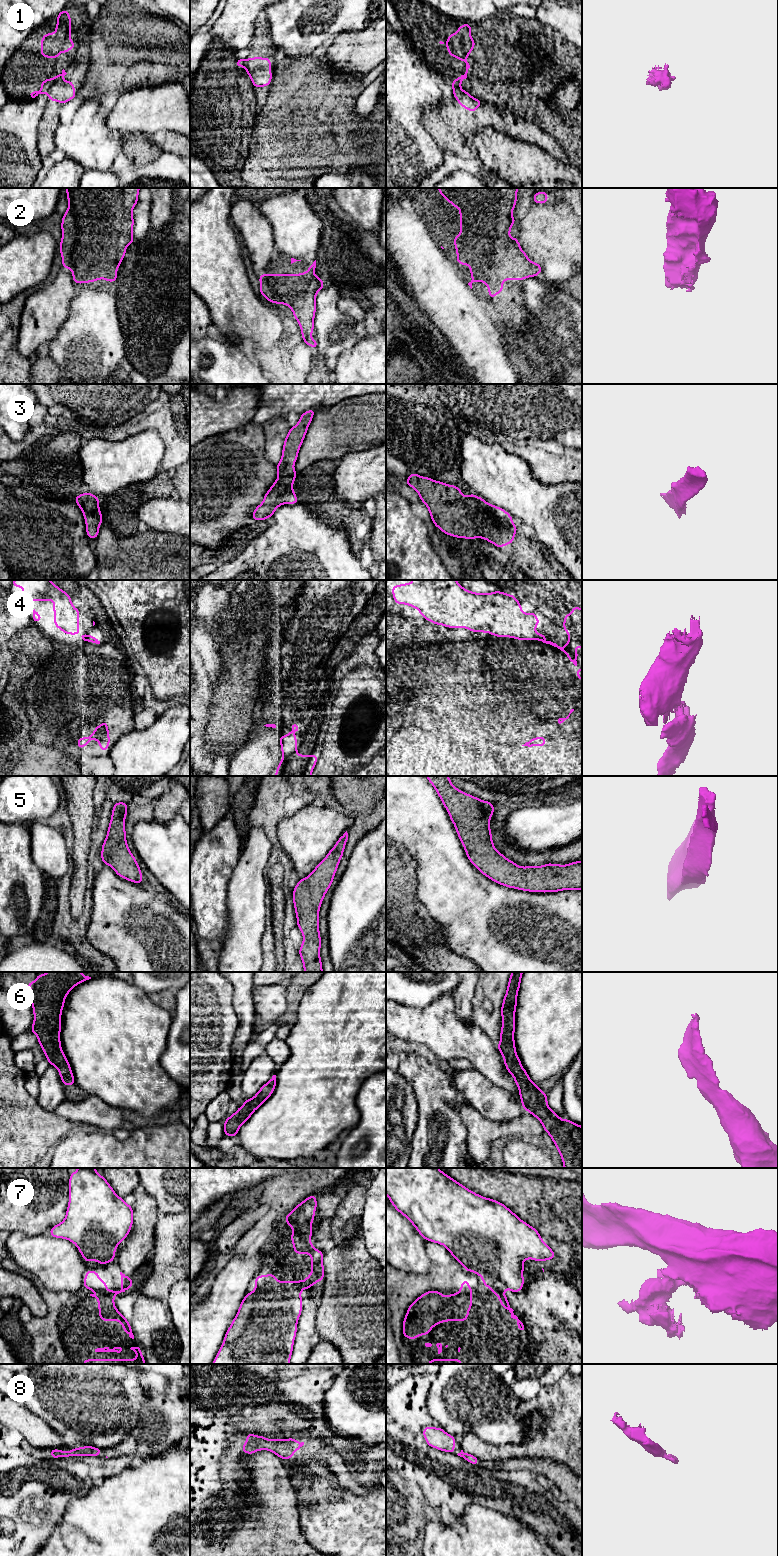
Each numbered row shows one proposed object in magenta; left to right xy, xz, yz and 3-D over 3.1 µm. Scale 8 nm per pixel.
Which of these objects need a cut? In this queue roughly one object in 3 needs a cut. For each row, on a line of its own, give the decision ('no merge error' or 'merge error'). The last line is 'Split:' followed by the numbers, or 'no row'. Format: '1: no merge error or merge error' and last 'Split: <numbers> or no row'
1: merge error
2: no merge error
3: no merge error
4: merge error
5: no merge error
6: no merge error
7: merge error
8: no merge error
Split: 1, 4, 7

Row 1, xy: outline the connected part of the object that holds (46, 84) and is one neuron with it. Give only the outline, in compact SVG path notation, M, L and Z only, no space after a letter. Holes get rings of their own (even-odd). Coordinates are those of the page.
M62 70L62 74L57 74L53 79L47 78L46 80L41 82L41 90L40 91L34 91L32 92L30 95L32 98L35 98L36 96L38 96L39 94L45 94L49 91L49 89L51 88L52 85L62 82L63 81L63 77L66 75L67 73L65 72L65 70Z

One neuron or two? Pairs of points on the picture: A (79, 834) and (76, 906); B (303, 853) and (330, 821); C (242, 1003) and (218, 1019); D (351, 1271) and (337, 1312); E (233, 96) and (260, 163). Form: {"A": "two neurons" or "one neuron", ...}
{"A": "one neuron", "B": "one neuron", "C": "two neurons", "D": "one neuron", "E": "two neurons"}

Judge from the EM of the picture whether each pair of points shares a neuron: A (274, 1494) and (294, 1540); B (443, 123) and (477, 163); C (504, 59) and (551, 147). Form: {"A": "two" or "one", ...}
{"A": "one", "B": "one", "C": "two"}

